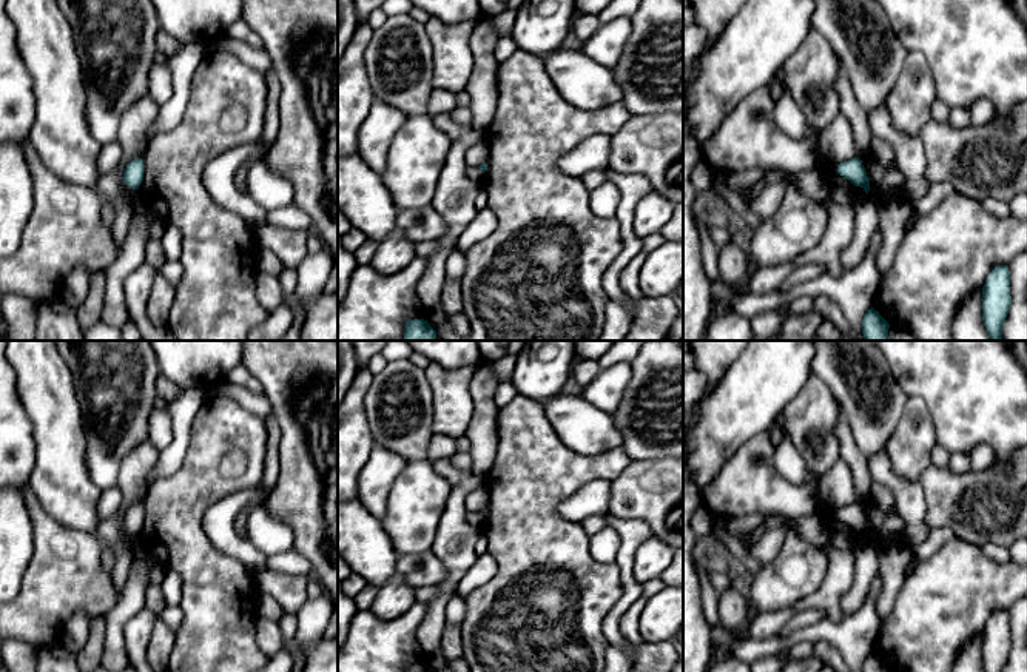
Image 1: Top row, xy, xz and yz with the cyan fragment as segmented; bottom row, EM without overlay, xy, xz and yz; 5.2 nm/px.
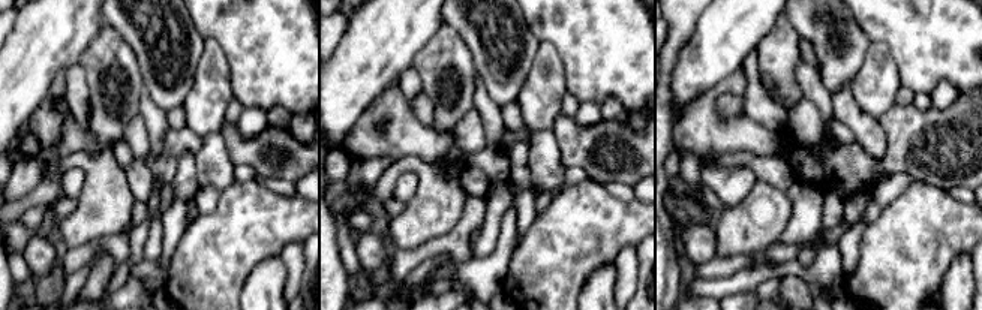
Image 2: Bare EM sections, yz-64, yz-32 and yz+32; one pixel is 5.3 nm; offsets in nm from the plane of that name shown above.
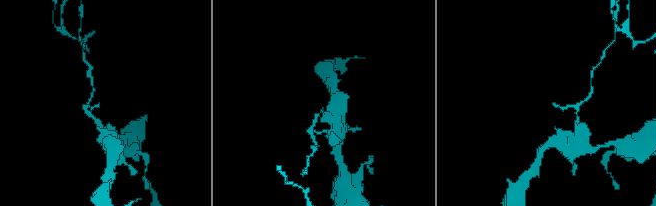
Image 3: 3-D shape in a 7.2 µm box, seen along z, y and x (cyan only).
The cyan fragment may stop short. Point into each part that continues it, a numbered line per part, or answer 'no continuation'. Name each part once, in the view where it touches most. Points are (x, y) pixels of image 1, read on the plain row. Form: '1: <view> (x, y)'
no continuation

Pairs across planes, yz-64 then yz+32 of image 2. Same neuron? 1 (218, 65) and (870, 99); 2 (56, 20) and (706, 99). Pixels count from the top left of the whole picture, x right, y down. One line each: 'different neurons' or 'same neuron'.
1: same neuron
2: different neurons

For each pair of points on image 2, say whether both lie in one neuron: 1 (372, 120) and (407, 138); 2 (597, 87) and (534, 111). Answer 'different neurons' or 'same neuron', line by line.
1: same neuron
2: different neurons

